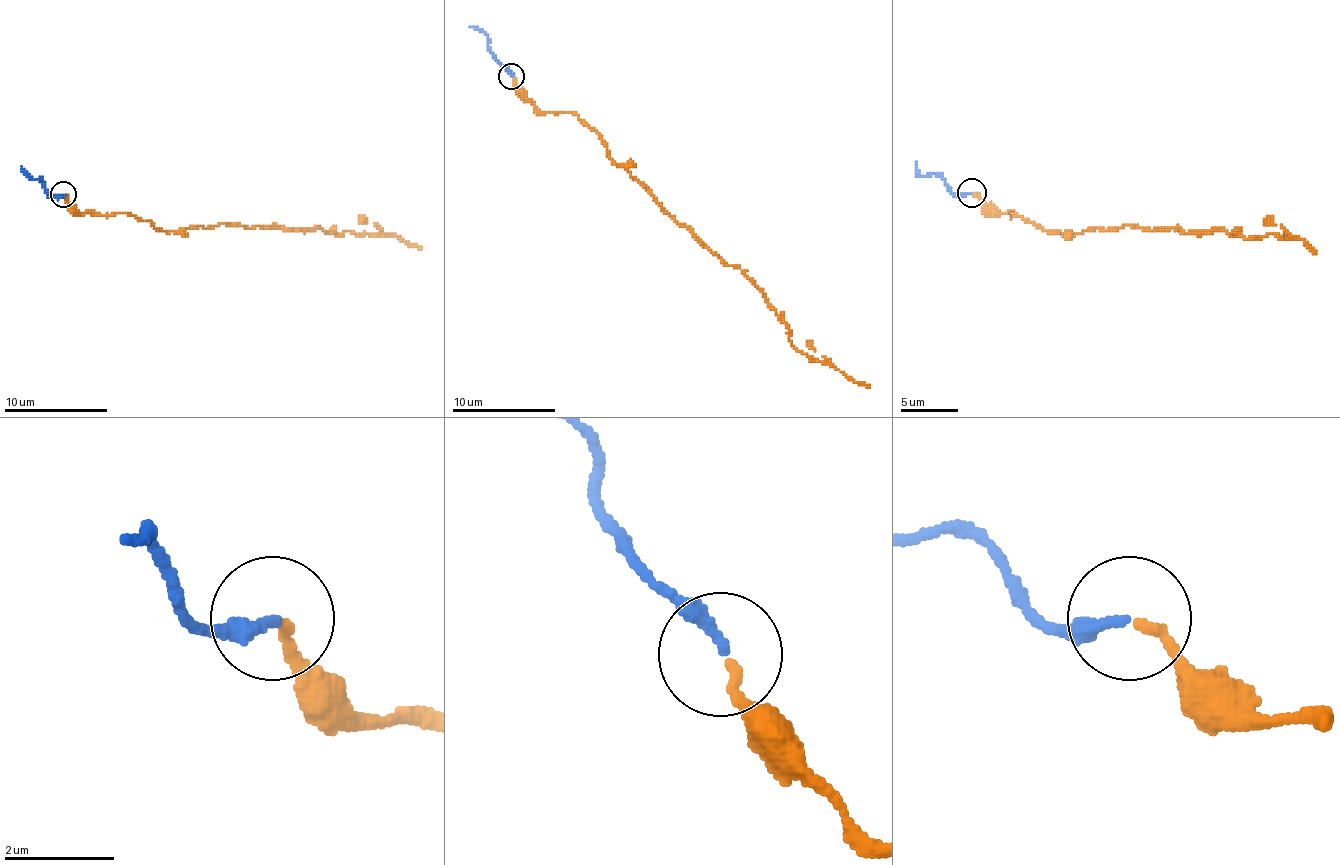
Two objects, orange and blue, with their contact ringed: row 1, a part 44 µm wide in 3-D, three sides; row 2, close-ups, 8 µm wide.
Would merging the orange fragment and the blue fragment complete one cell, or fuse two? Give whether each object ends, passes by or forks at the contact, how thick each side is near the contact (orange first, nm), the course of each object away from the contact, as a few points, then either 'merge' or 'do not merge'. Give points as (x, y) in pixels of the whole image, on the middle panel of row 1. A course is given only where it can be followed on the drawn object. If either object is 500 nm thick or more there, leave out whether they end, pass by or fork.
orange ends; blue ends; calibres 190 and 200 nm; course orange (513, 78), (542, 112), (573, 112), (677, 221), (742, 270), (799, 351), (869, 387); course blue (511, 76), (487, 47), (487, 37), (469, 26); merge

